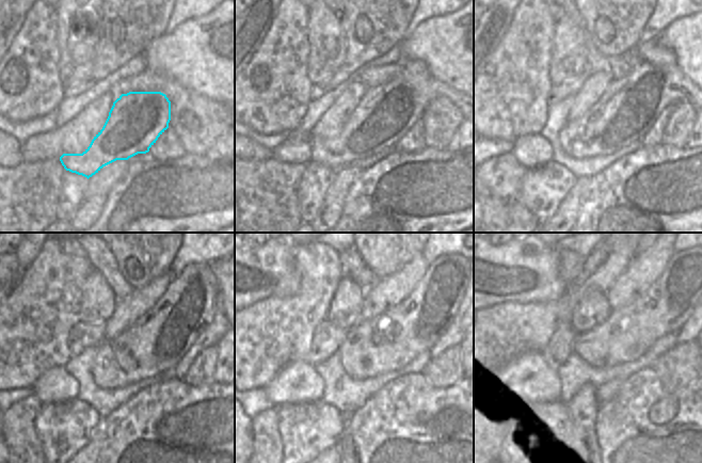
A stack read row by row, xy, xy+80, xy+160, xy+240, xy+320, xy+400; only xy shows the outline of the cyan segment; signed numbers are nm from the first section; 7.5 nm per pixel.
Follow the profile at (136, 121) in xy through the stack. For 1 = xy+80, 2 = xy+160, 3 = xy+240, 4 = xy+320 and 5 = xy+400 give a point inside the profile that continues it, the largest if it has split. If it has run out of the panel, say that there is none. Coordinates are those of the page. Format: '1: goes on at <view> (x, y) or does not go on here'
1: goes on at xy+80 (386, 112)
2: goes on at xy+160 (628, 108)
3: goes on at xy+240 (158, 340)
4: goes on at xy+320 (388, 341)
5: goes on at xy+400 (628, 332)

